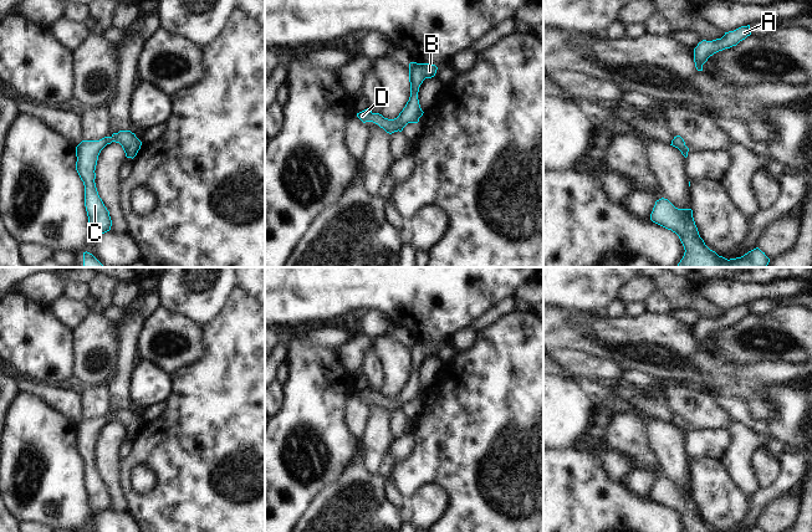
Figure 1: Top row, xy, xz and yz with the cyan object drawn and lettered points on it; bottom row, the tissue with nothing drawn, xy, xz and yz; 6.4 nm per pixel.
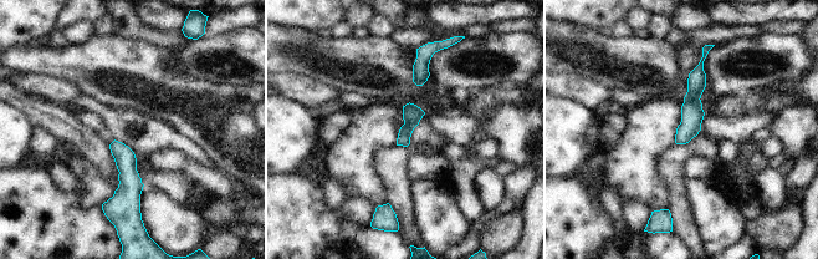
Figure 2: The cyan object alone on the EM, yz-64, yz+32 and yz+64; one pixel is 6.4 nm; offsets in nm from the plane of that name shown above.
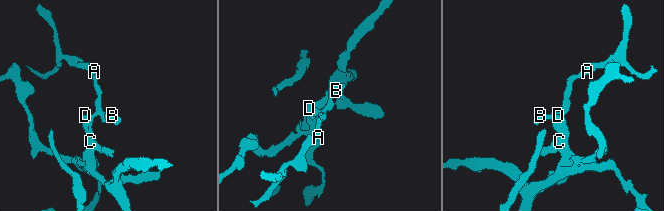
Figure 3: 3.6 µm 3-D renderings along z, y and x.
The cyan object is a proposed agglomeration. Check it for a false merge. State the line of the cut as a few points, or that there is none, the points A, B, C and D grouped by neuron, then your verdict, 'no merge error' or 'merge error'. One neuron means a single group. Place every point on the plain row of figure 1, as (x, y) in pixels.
no cut; A B C D; no merge error

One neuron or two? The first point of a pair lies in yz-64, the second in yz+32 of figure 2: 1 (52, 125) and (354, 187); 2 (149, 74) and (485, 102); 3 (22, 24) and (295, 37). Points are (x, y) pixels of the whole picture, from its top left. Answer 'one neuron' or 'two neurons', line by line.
1: two neurons
2: one neuron
3: two neurons

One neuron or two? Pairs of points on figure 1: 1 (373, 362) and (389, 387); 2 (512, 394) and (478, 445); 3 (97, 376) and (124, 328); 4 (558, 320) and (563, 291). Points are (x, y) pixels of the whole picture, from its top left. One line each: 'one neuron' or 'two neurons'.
1: two neurons
2: one neuron
3: two neurons
4: two neurons

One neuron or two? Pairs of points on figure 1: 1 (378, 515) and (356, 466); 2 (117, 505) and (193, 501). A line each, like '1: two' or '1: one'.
1: one
2: two

